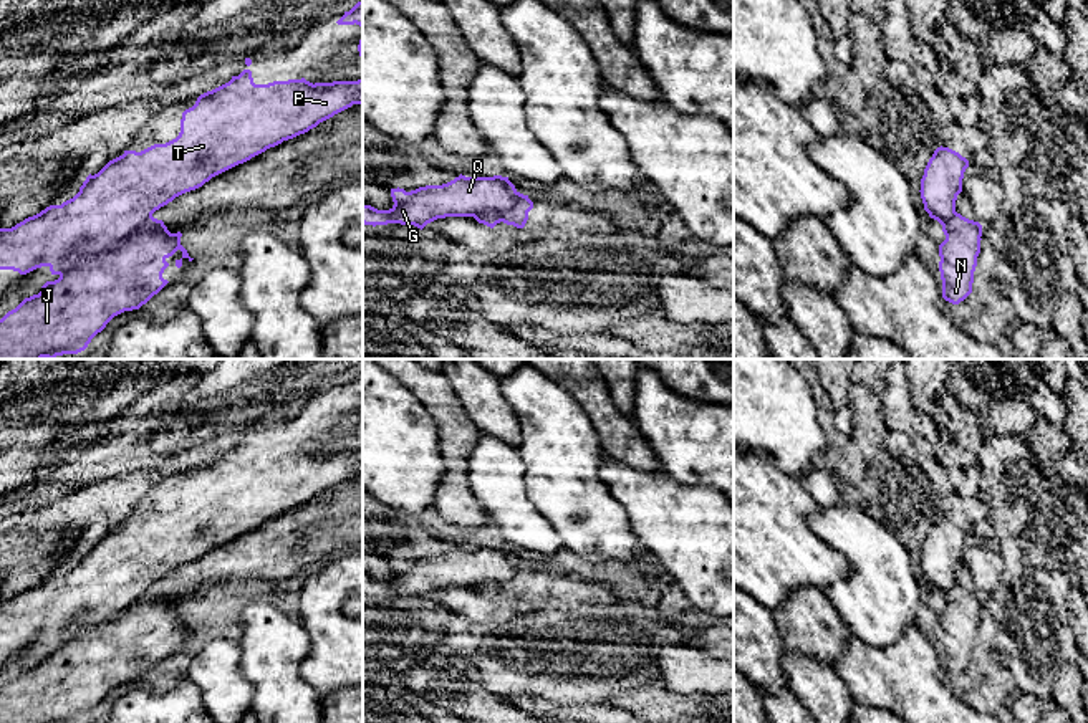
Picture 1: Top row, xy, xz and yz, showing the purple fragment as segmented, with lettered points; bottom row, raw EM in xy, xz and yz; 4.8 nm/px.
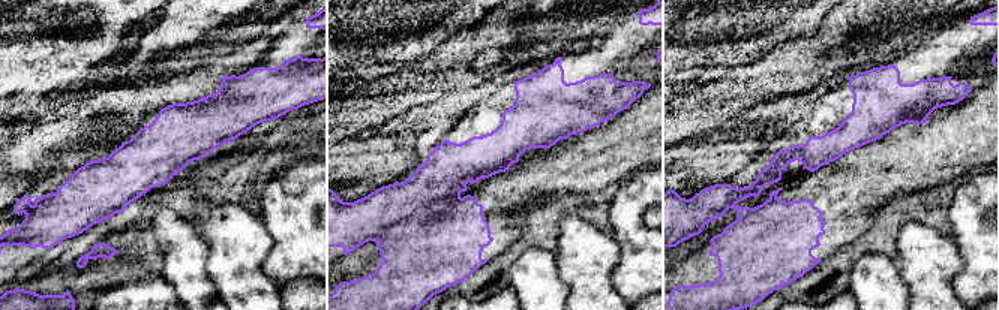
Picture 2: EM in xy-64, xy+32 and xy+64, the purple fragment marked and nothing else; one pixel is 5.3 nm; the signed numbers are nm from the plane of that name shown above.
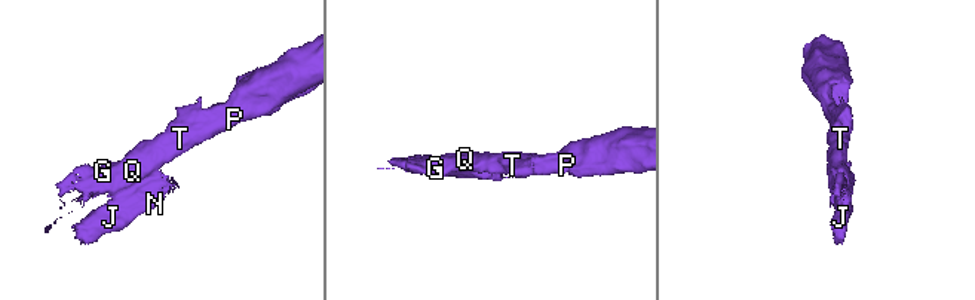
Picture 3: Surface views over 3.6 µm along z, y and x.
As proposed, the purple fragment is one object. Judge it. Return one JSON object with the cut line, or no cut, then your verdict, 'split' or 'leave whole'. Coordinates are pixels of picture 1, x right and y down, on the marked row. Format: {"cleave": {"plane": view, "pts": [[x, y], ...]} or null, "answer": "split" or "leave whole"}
{"cleave": {"plane": "xy", "pts": [[151, 214], [118, 242], [83, 253], [60, 275]]}, "answer": "split"}

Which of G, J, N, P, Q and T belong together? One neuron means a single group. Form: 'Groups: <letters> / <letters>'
Groups: G P Q T / J N

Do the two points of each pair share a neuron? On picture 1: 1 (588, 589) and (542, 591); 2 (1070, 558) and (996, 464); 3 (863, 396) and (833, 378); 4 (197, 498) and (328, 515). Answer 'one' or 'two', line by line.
1: one
2: one
3: two
4: two

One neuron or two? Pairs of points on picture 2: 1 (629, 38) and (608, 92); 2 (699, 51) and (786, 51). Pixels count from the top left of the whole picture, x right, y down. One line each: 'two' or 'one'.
1: one
2: two

